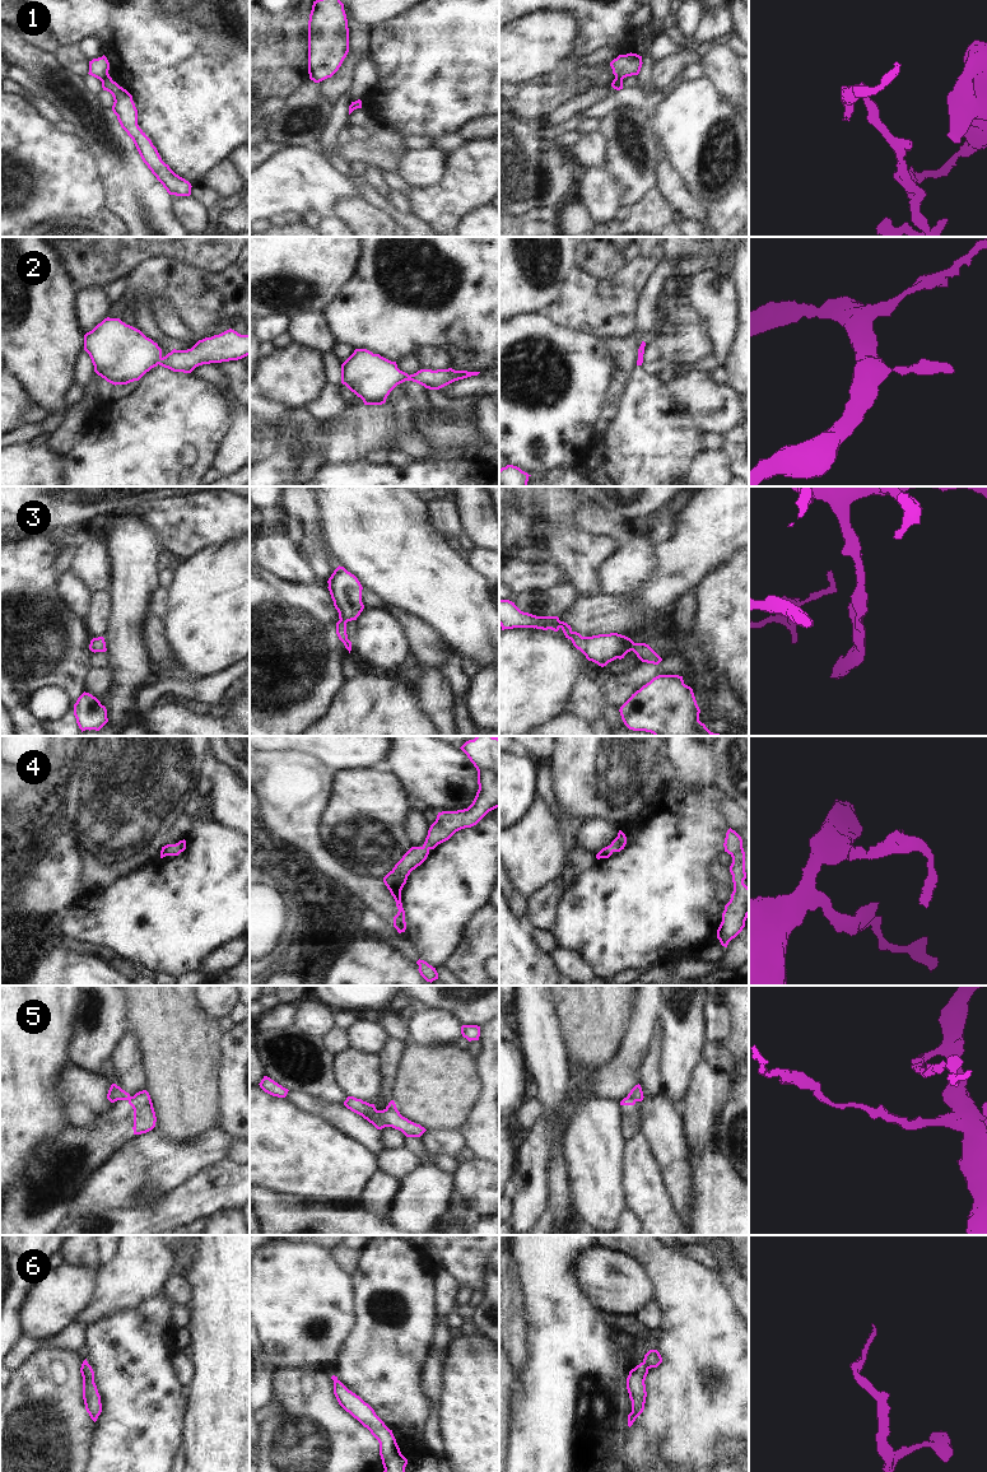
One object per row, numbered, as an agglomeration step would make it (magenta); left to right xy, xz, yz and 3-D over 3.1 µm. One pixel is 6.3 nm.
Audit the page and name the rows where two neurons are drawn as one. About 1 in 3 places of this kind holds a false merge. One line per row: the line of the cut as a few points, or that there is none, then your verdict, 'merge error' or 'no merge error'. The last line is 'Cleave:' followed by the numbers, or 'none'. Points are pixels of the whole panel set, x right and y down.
1: xy (108, 75), (101, 80) | merge error
2: no cut | no merge error
3: no cut | no merge error
4: no cut | no merge error
5: xz (377, 1111), (377, 1117), (385, 1126) | merge error
6: no cut | no merge error
Cleave: 1, 5

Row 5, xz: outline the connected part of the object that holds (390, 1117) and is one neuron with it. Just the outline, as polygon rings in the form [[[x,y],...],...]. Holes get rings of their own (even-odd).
[[[394,1100],[383,1110],[378,1110],[378,1118],[385,1127],[401,1131],[406,1137],[420,1137],[427,1129],[402,1117]]]

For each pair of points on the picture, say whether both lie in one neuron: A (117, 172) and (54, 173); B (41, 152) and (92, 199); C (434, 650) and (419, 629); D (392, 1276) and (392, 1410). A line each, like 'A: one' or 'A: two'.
A: two
B: one
C: one
D: one

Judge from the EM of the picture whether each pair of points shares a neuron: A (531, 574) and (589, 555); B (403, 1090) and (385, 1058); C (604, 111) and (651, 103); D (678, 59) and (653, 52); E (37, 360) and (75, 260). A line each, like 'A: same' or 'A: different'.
A: different
B: different
C: same
D: different
E: different

